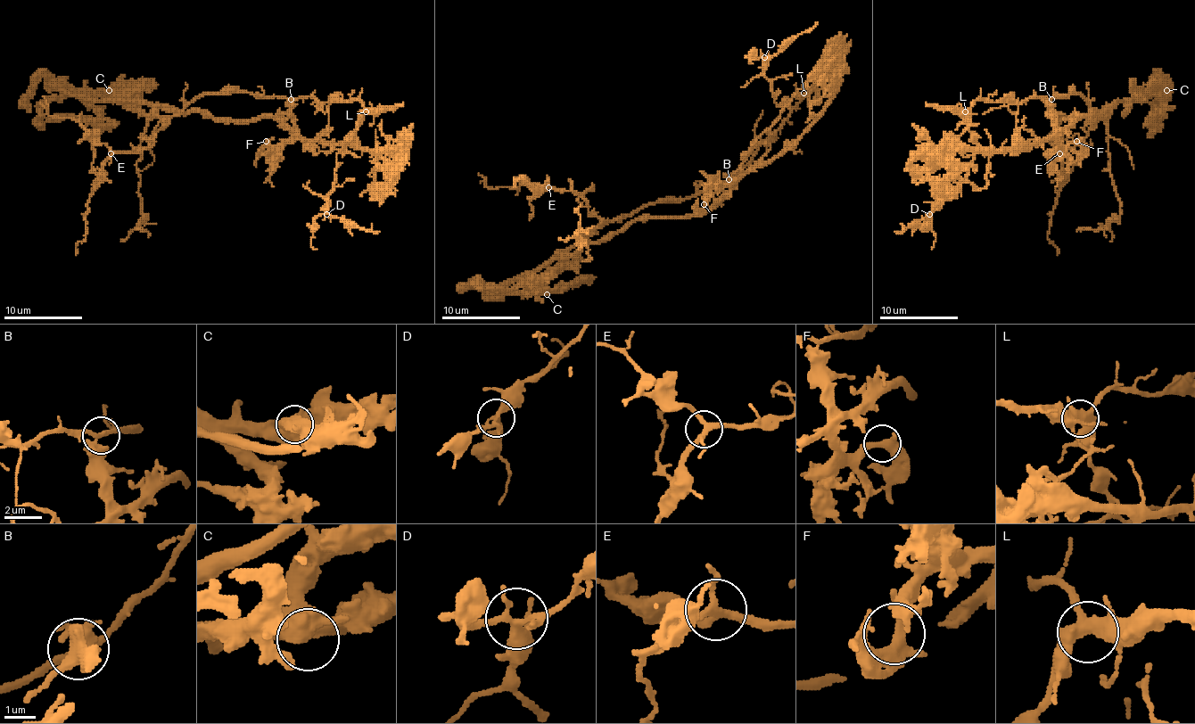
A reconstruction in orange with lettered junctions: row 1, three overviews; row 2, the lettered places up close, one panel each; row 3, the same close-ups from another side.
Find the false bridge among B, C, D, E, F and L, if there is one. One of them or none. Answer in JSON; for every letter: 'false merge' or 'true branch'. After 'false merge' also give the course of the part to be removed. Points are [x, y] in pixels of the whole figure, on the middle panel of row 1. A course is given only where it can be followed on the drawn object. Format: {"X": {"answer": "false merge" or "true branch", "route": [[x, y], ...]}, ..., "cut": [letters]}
{"B": {"answer": "false merge", "route": [[729, 179], [610, 220], [592, 216], [571, 191], [527, 185], [523, 175], [514, 185]]}, "C": {"answer": "true branch"}, "D": {"answer": "true branch"}, "E": {"answer": "true branch"}, "F": {"answer": "true branch"}, "L": {"answer": "true branch"}, "cut": ["B"]}

